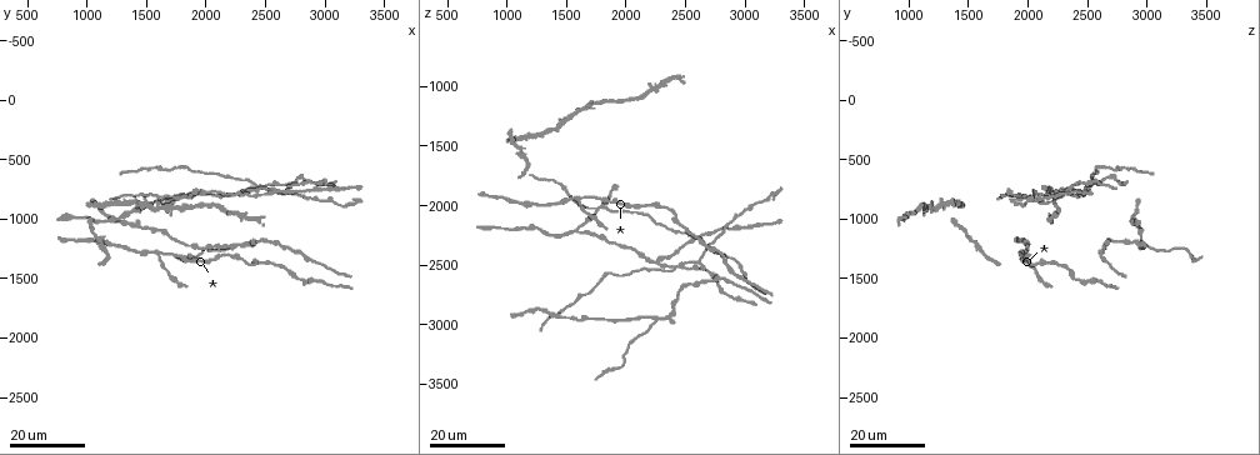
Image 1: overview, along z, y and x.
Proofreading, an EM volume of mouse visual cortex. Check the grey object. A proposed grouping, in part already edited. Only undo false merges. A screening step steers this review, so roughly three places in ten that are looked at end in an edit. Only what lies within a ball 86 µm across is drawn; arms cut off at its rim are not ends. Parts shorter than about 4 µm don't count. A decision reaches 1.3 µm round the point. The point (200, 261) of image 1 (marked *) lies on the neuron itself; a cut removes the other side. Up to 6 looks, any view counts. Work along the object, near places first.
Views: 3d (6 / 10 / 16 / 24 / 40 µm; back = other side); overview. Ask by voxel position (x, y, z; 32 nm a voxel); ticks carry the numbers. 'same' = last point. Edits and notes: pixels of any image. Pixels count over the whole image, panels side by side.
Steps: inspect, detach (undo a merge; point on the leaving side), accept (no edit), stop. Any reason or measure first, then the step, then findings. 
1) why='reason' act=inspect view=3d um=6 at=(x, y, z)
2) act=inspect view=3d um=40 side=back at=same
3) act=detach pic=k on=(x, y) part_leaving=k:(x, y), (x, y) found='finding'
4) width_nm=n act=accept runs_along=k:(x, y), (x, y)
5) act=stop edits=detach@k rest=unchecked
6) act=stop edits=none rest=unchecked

why='arms part here' act=inspect view=3d um=16 at=(1760, 820, 2040)

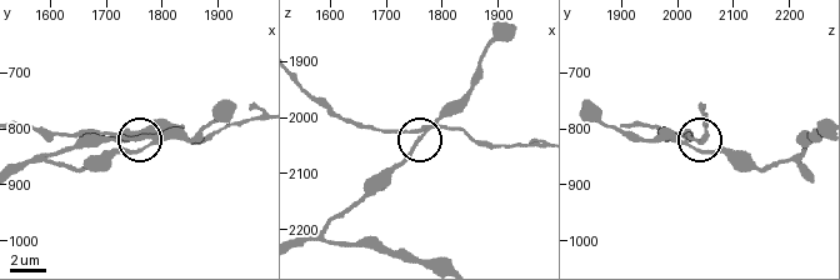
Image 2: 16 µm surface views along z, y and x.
act=inspect view=3d um=10 at=(1750, 815, 2025)

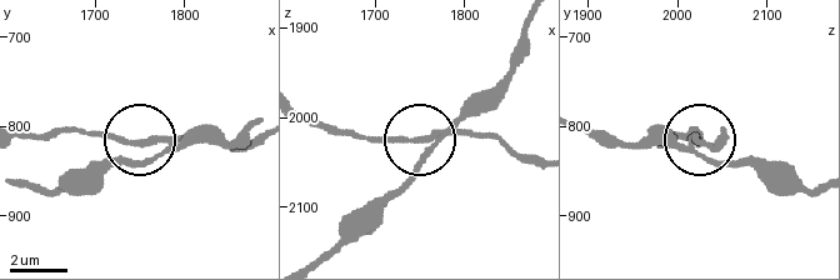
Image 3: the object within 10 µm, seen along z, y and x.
act=accept runs_along=3:(814, 185), (713, 161), (691, 128) found='continuous, no second neuron'

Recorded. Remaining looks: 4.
why='arms part here' act=inspect view=3d um=16 at=(2260, 1200, 2960)

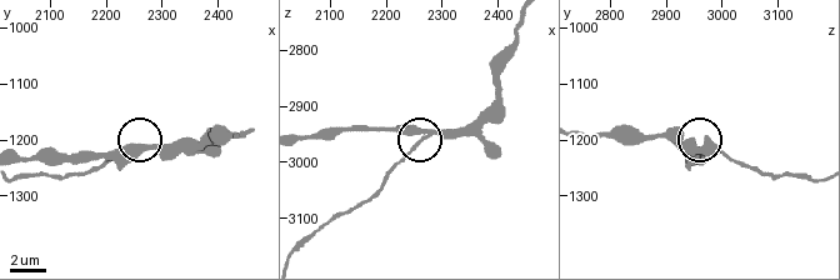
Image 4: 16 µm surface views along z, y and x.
act=inspect view=3d um=6 at=same

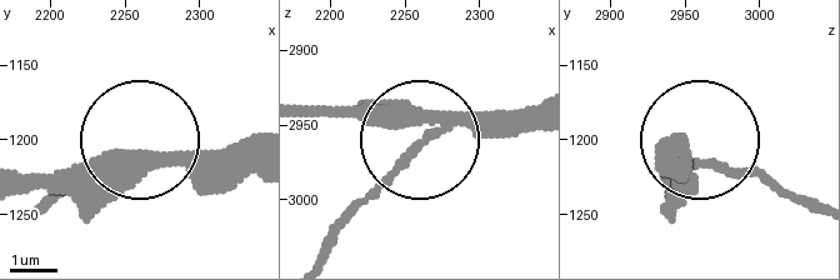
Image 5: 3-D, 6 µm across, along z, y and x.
arms=3 act=detach pic=5 on=(390, 184) part_leaving=5:(430, 131), (315, 259) found='a second neuron is stuck on'

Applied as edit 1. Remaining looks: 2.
act=stop edits=detach@5 rest=unchecked

